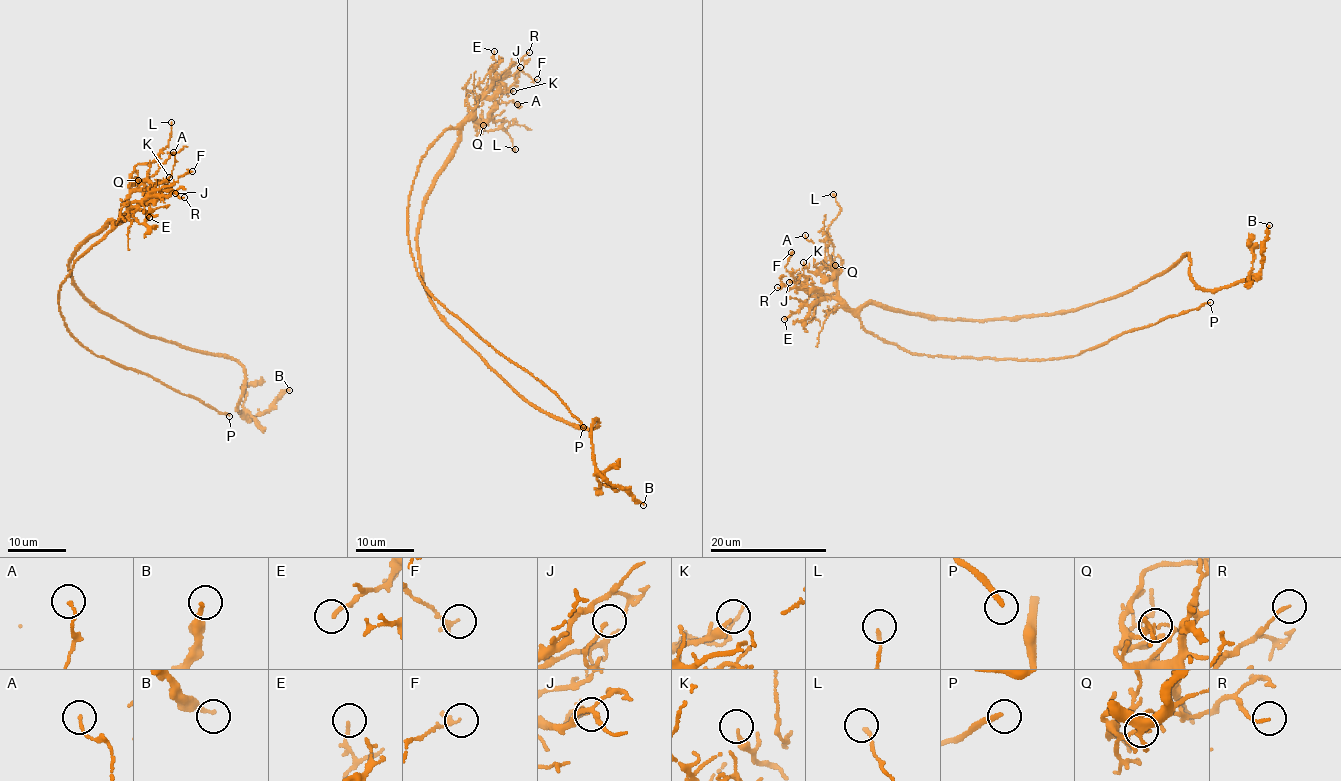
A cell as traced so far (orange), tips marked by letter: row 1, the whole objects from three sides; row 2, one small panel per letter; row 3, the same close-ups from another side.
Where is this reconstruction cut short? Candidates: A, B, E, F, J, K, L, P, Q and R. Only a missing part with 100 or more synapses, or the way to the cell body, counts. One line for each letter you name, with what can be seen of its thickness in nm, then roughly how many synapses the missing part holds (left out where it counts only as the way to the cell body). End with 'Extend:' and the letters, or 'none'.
P: 190 nm
Extend: P

